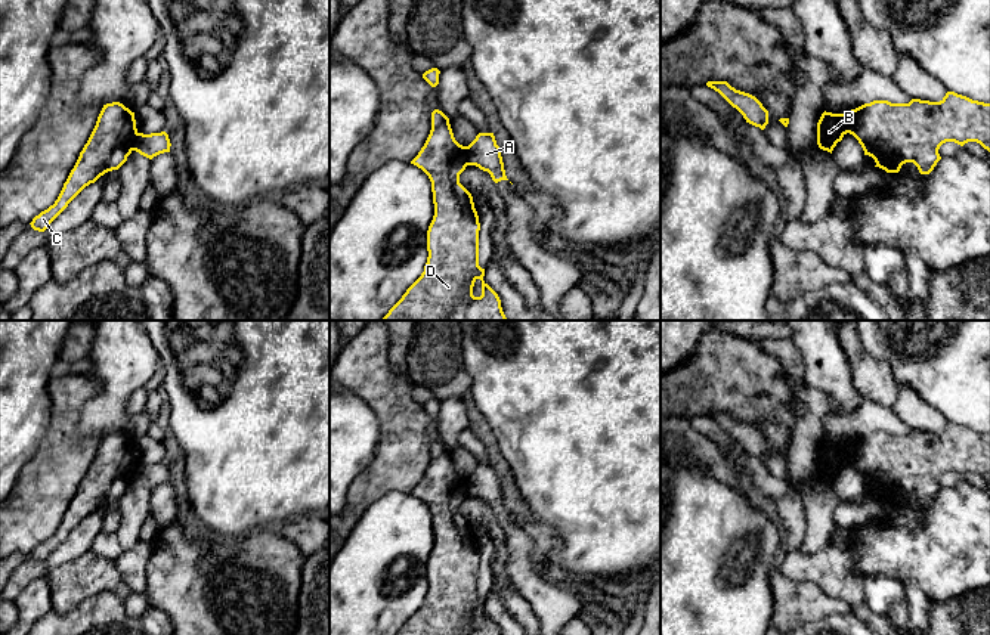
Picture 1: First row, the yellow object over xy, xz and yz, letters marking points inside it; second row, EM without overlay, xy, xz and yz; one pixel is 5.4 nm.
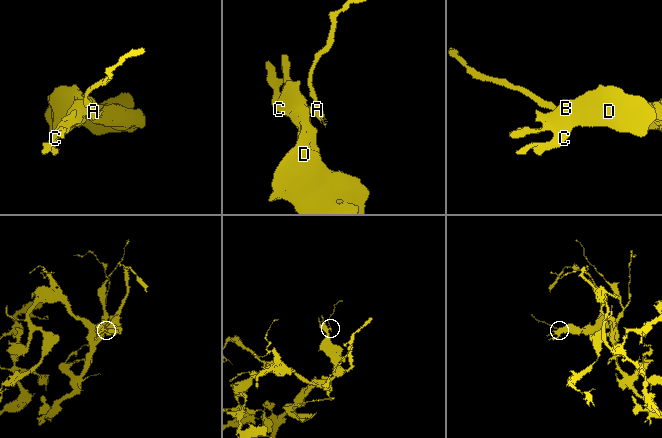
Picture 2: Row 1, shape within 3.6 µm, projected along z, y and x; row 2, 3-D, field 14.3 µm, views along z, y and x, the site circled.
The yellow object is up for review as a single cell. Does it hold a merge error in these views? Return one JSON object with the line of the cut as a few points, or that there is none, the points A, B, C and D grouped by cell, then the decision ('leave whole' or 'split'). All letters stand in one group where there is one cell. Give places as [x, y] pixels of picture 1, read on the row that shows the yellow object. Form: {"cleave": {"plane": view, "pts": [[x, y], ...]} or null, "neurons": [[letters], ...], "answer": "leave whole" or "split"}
{"cleave": {"plane": "xz", "pts": [[464, 146], [469, 164]]}, "neurons": [["A"], ["B", "C", "D"]], "answer": "split"}

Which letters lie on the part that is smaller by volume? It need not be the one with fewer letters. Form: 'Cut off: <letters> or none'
Cut off: A

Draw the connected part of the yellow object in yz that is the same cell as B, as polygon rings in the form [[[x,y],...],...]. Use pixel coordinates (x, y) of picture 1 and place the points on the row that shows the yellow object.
[[[947,92],[940,102],[912,99],[909,103],[873,100],[844,114],[823,112],[817,123],[817,145],[832,154],[850,133],[861,145],[864,155],[875,159],[887,173],[898,173],[901,165],[913,162],[921,174],[929,174],[941,159],[938,149],[946,142],[963,146],[977,142],[990,152],[990,103],[972,100]]]

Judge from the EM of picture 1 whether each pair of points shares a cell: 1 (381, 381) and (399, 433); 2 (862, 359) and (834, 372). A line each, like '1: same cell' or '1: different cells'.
1: same cell
2: different cells

